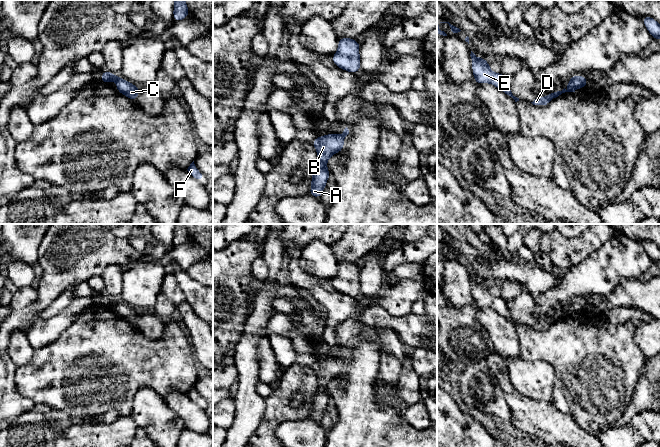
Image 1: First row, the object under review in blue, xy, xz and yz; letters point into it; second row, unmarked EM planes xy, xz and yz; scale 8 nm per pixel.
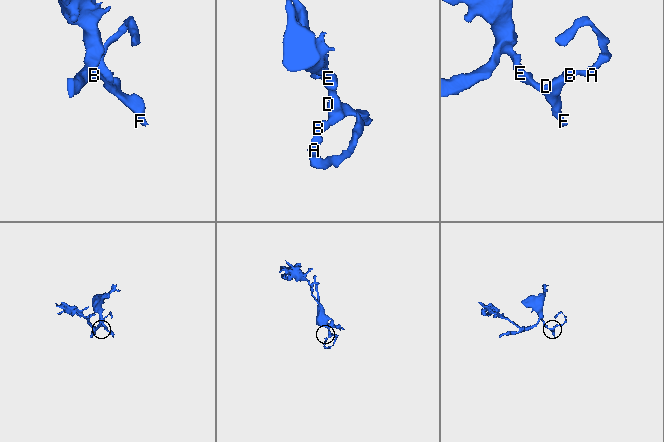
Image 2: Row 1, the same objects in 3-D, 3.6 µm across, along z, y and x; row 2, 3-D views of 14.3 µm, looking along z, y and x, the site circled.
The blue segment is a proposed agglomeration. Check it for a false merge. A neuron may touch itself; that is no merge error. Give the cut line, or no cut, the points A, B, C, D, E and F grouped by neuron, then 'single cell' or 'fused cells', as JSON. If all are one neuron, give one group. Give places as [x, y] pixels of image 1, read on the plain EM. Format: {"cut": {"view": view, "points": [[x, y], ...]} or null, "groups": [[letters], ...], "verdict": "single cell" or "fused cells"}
{"cut": null, "groups": [["A", "B", "C", "D", "E", "F"]], "verdict": "single cell"}

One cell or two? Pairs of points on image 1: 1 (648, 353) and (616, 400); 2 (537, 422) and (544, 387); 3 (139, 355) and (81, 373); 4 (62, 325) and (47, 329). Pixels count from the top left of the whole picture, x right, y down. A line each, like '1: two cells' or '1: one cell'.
1: two cells
2: two cells
3: one cell
4: one cell

